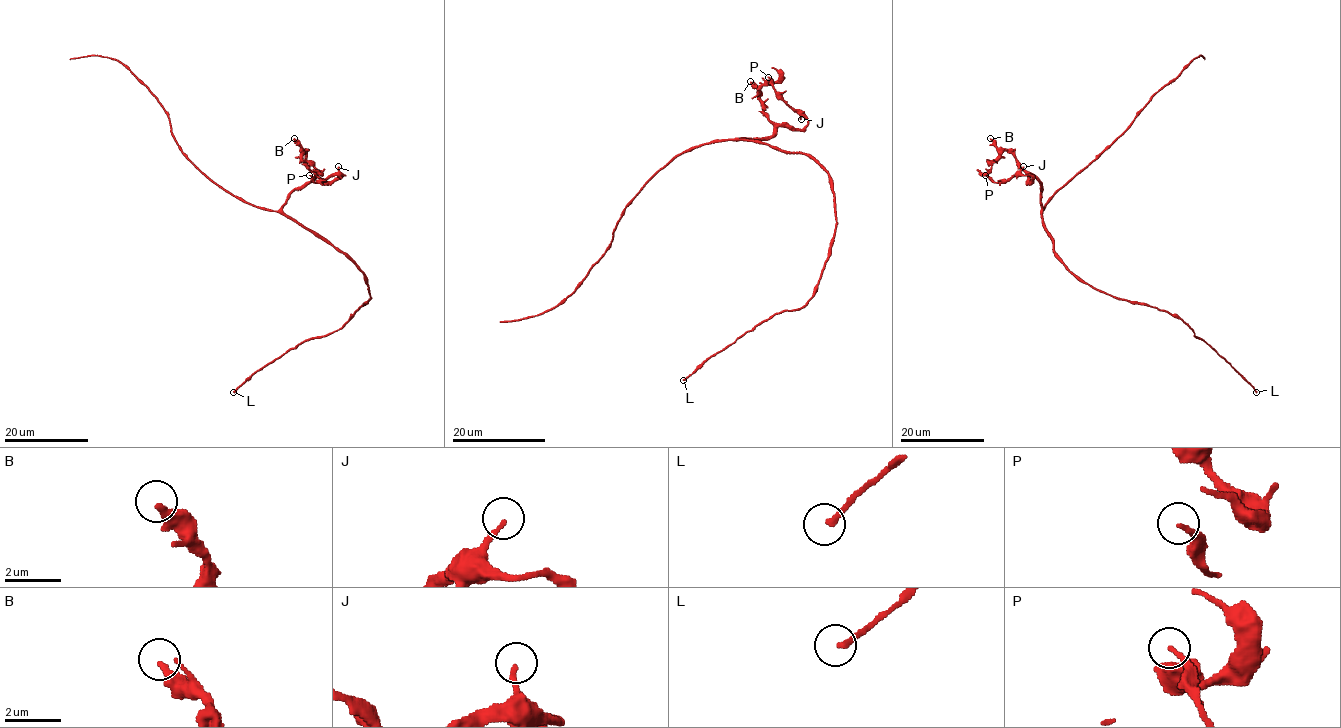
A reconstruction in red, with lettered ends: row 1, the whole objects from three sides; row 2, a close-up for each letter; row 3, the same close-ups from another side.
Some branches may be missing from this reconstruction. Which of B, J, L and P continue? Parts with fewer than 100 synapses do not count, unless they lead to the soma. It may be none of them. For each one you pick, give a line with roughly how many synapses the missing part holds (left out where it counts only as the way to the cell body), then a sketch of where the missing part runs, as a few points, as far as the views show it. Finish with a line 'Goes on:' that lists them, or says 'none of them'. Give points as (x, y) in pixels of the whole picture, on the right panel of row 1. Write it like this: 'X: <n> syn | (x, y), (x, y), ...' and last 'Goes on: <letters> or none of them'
Goes on: none of them

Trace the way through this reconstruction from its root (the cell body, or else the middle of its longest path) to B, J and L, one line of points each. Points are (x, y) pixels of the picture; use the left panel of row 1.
B: (308, 230), (282, 210), (286, 198), (314, 177), (307, 166), (306, 155), (294, 138)
J: (308, 230), (289, 219), (282, 205), (295, 189), (301, 189), (317, 176), (332, 181), (345, 175), (338, 166)
L: (308, 230), (323, 236), (364, 274), (370, 298), (340, 329), (303, 341), (254, 372), (233, 392)

